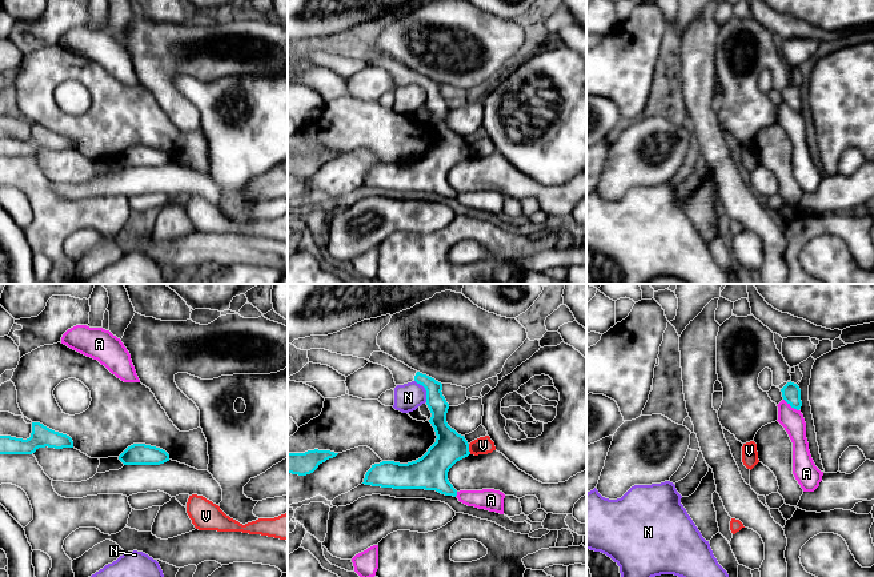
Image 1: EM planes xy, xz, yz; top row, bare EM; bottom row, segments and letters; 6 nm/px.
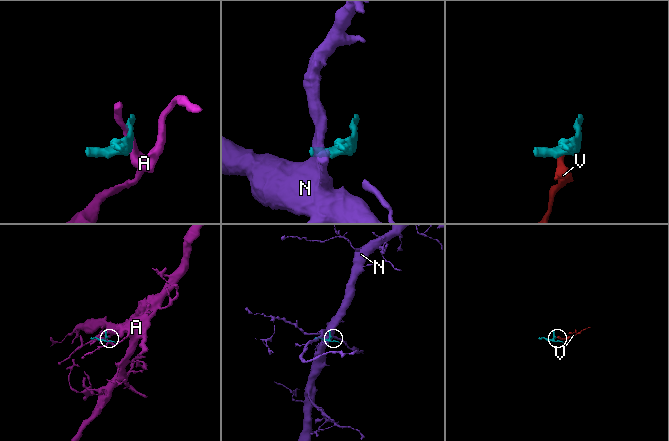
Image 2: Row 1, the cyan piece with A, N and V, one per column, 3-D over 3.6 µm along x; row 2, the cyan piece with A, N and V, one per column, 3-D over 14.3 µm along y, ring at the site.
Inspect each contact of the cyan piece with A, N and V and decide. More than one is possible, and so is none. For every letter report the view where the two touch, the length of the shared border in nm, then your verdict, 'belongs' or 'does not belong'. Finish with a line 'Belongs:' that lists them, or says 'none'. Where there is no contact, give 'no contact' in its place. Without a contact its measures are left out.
A: yz | 120 nm | does not belong
N: xz | 150 nm | does not belong
V: xz | 70 nm | does not belong
Belongs: none

